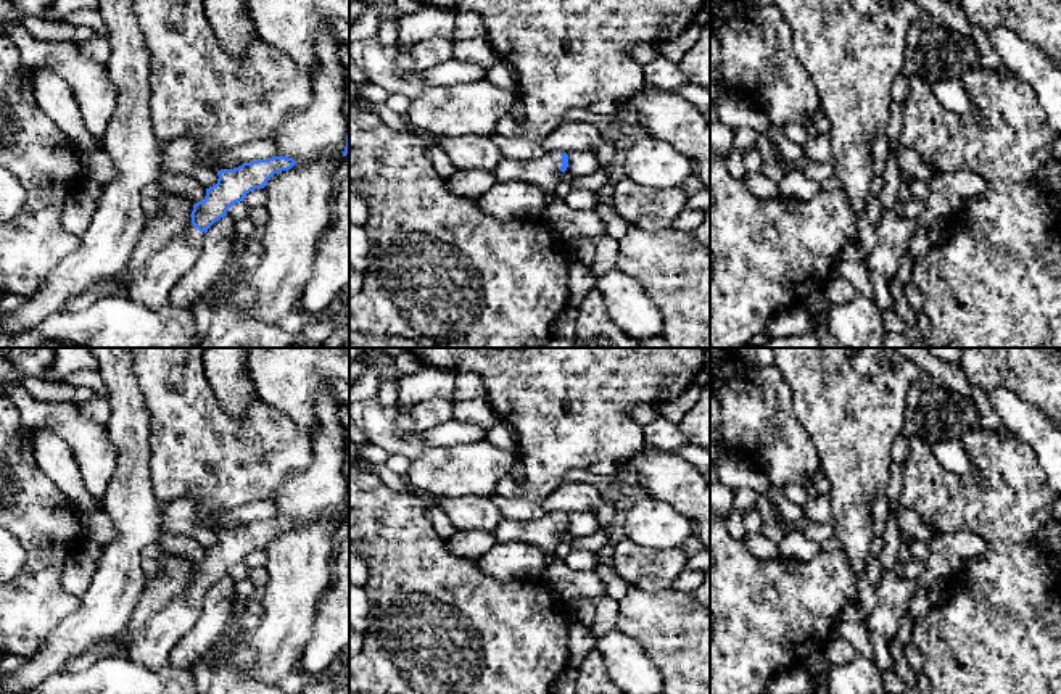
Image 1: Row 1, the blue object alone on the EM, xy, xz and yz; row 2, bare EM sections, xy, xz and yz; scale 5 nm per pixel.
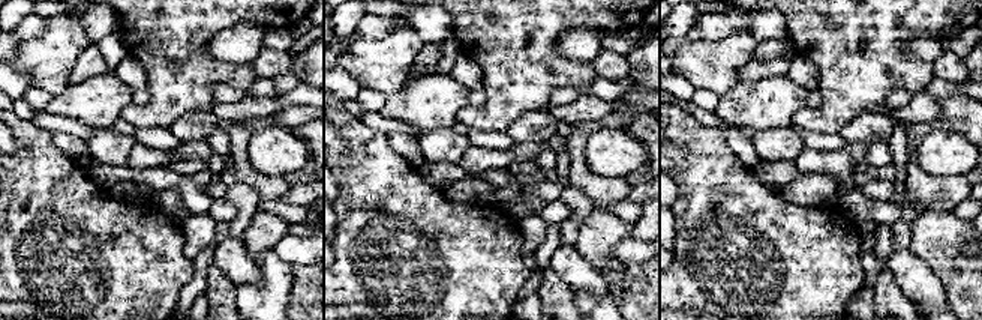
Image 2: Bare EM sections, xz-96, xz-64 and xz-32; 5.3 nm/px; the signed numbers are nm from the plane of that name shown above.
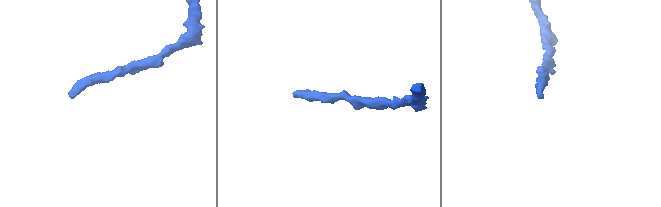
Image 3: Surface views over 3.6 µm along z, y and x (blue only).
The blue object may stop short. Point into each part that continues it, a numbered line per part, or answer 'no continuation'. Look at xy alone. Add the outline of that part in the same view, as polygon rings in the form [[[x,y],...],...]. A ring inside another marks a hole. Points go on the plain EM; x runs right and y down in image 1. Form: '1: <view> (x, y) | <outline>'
1: xy (150, 646) | [[[192,581],[174,601],[155,613],[140,630],[126,633],[126,655],[137,665],[159,670],[169,663],[171,651],[196,625],[204,593]]]

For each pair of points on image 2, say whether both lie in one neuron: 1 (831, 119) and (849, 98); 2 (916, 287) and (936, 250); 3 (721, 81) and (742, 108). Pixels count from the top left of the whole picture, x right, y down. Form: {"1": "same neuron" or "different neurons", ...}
{"1": "same neuron", "2": "different neurons", "3": "different neurons"}

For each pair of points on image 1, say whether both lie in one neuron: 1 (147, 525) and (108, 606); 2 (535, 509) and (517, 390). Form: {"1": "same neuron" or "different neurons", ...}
{"1": "same neuron", "2": "different neurons"}

